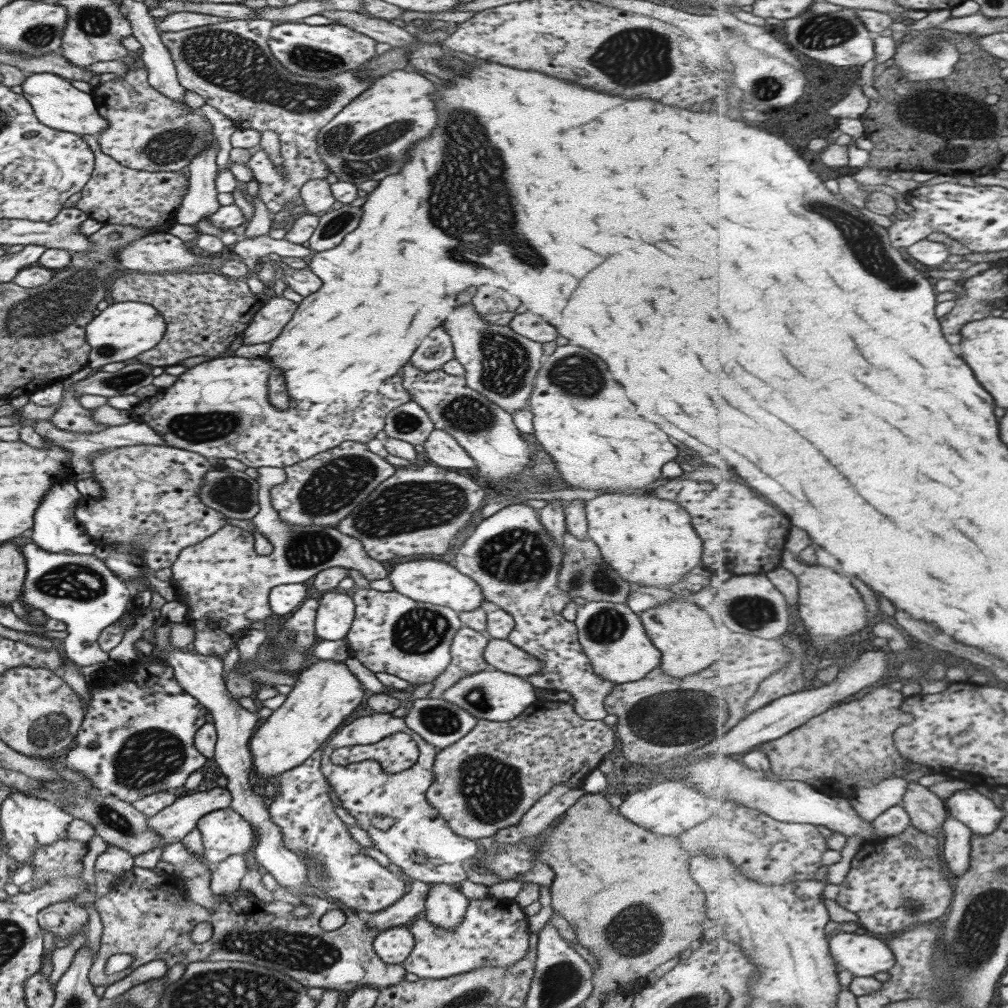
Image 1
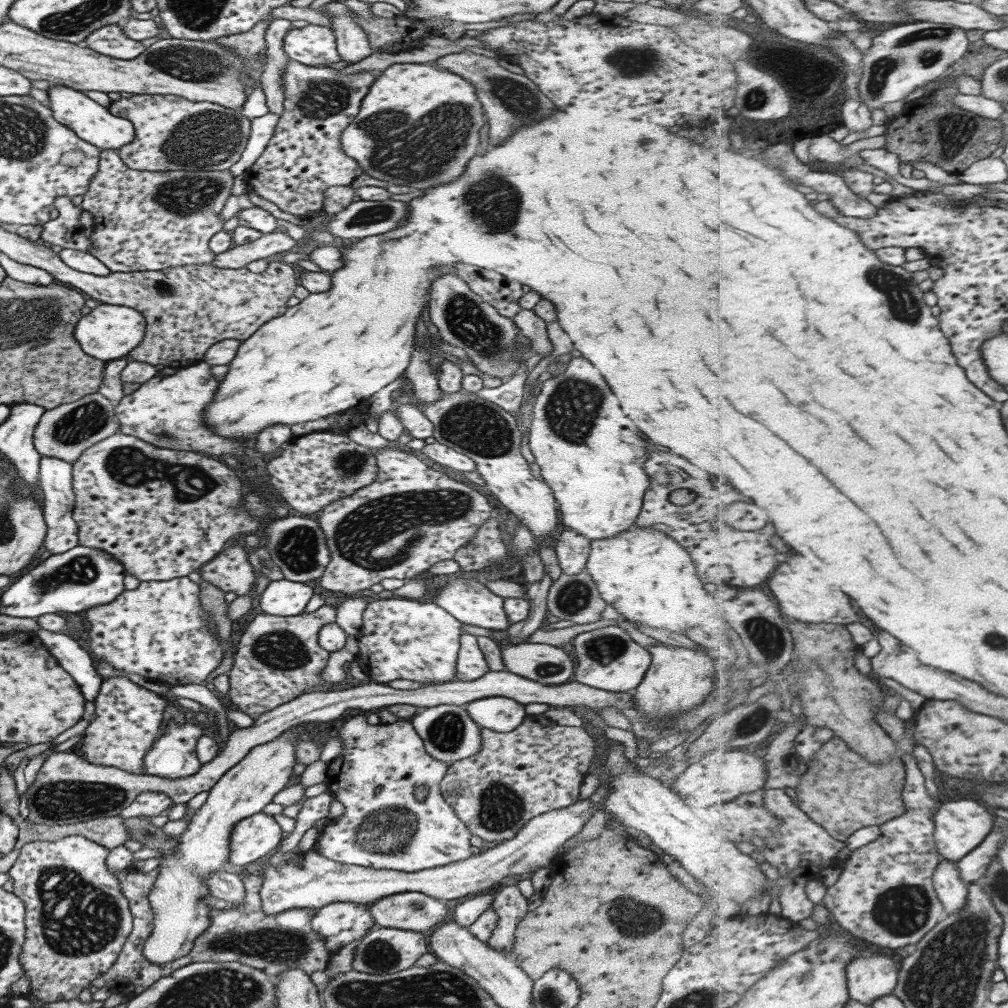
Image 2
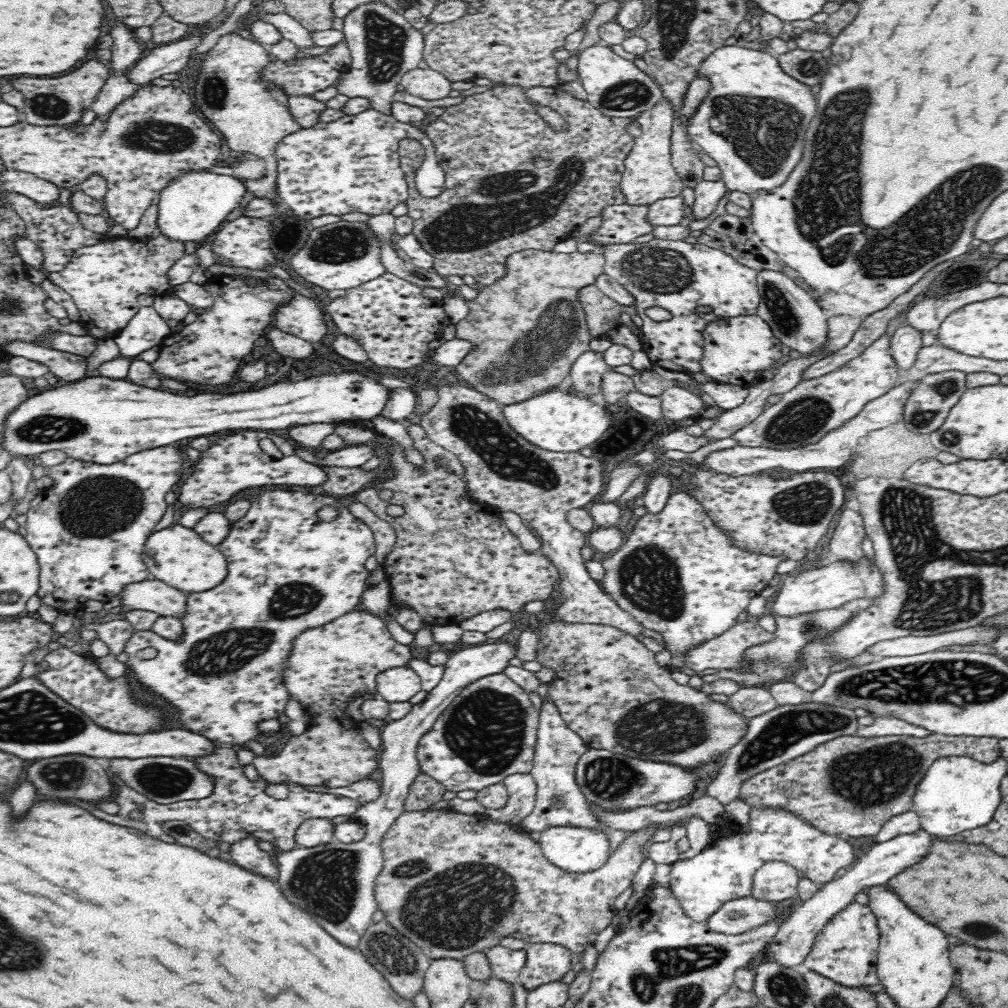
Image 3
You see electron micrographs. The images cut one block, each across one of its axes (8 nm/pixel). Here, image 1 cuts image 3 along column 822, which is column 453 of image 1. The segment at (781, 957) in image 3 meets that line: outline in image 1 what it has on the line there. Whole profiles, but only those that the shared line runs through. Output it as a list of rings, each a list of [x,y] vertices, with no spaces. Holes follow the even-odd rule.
[[[431,884],[424,900],[424,919],[440,929],[454,929],[463,918],[469,899],[456,886]]]

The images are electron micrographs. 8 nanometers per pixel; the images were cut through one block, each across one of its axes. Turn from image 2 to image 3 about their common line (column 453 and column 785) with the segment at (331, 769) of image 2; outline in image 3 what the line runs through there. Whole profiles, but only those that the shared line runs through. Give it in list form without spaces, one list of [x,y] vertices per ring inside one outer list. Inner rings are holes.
[[[752,809],[750,812],[750,826],[748,828],[734,827],[724,822],[720,822],[721,832],[714,840],[714,844],[695,858],[676,861],[671,865],[671,890],[673,898],[684,911],[684,914],[696,922],[706,922],[708,916],[719,909],[724,902],[742,897],[748,897],[752,891],[753,878],[757,870],[765,863],[771,860],[781,860],[792,865],[800,871],[800,875],[810,878],[818,886],[830,883],[834,874],[840,868],[849,868],[855,862],[853,849],[845,838],[824,834],[796,818],[788,815],[784,811],[770,811],[770,809]]]

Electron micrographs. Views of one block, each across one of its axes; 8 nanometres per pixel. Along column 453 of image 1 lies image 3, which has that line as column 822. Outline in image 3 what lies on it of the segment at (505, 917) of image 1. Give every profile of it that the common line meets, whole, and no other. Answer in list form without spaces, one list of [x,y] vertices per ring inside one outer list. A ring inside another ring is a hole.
[[[852,901],[818,931],[813,950],[804,962],[808,969],[847,987],[868,987],[880,982],[877,973],[879,928],[868,905]]]

